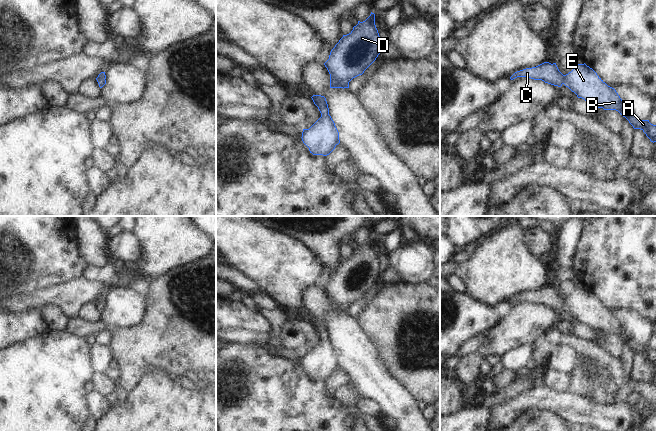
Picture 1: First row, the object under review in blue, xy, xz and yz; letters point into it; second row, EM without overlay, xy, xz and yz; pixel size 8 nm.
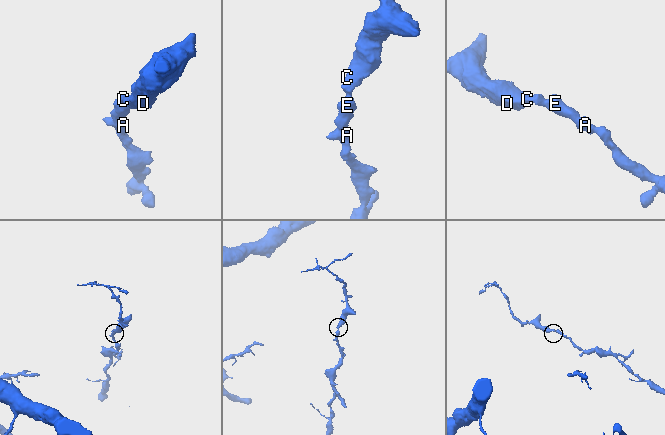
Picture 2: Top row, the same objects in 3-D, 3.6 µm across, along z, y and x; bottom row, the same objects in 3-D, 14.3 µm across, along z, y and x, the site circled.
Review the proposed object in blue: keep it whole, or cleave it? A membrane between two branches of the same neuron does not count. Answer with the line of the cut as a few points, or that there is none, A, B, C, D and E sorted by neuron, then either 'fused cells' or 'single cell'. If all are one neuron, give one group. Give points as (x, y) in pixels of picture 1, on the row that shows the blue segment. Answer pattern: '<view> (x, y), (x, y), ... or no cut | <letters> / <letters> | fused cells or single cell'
no cut | A B C D E | single cell

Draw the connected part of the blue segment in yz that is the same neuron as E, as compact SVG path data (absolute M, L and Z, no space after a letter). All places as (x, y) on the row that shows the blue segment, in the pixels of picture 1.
M544 62L536 67L515 72L510 79L527 77L542 80L545 83L561 87L563 84L574 92L578 98L604 110L616 110L625 117L634 129L641 129L651 142L656 142L656 125L649 120L640 120L624 104L616 90L608 86L597 73L584 64L563 75L556 63Z

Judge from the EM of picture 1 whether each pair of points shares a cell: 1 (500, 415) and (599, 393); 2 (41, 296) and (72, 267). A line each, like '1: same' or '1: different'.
1: different
2: different

